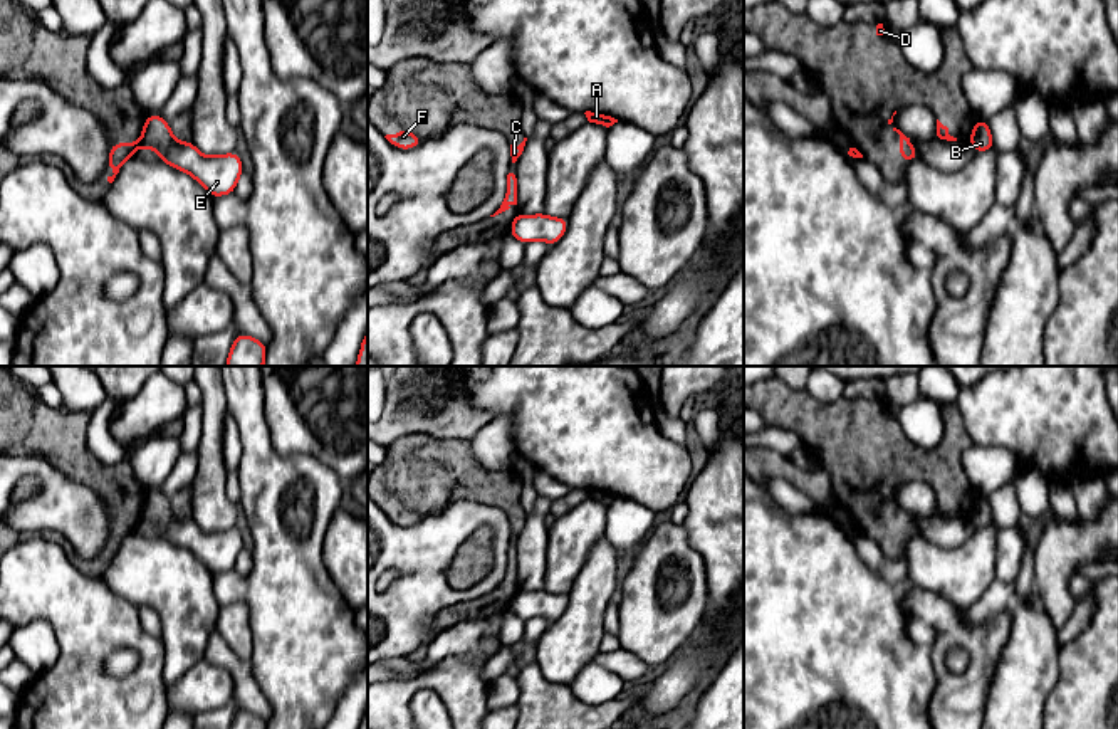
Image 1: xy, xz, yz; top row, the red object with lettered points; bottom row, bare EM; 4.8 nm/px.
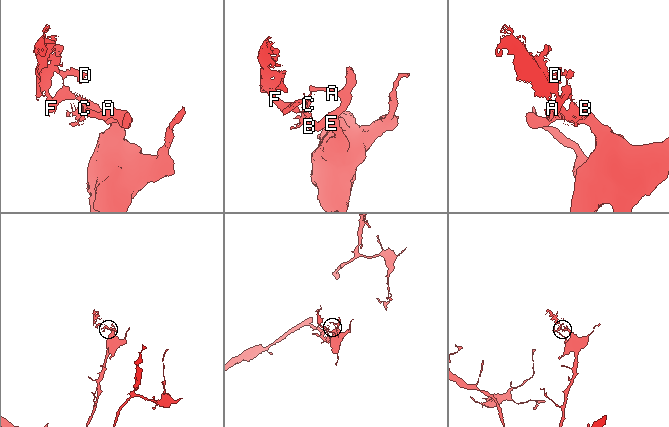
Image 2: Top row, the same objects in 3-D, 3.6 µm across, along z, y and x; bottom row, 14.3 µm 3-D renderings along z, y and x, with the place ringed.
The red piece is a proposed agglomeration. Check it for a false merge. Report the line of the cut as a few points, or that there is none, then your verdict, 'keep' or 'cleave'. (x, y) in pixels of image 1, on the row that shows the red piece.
cut xy (138, 141), (140, 146); cleave

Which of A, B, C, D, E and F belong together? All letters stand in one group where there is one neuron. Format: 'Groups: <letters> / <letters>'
Groups: A B E / C D F

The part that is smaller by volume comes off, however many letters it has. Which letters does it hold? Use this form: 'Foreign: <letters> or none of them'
Foreign: C, D, F

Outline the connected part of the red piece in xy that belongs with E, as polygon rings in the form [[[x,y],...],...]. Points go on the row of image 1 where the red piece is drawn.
[[[146,114],[139,148],[154,149],[163,163],[191,175],[213,198],[232,195],[243,173],[237,151],[203,156],[193,141],[176,141],[170,124],[159,114]]]

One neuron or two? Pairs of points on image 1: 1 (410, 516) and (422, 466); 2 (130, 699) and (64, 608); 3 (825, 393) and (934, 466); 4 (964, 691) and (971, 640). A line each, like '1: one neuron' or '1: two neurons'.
1: one neuron
2: one neuron
3: two neurons
4: one neuron

